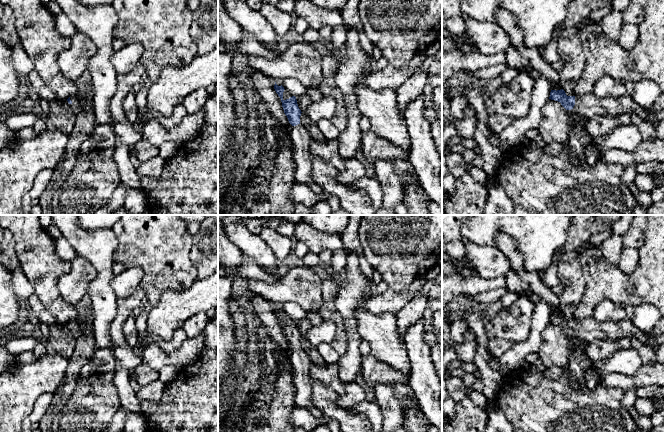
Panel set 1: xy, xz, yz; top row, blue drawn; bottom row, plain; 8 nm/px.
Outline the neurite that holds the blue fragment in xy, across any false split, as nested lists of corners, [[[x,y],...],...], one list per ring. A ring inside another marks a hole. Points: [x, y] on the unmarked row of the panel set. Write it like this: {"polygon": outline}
{"polygon": [[[70,320],[67,325],[72,330],[72,333],[76,339],[82,335],[82,330],[76,320]]]}

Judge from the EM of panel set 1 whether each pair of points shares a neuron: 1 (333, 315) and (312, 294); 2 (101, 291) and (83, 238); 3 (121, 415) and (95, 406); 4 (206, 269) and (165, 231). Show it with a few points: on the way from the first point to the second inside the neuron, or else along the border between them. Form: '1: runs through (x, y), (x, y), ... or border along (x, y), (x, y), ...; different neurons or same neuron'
1: border along (322, 280), (322, 305), (317, 311); different neurons
2: runs through (102, 278), (102, 259), (96, 251); same neuron
3: border along (121, 407), (110, 421); different neurons
4: border along (192, 235), (190, 259), (198, 276); different neurons

